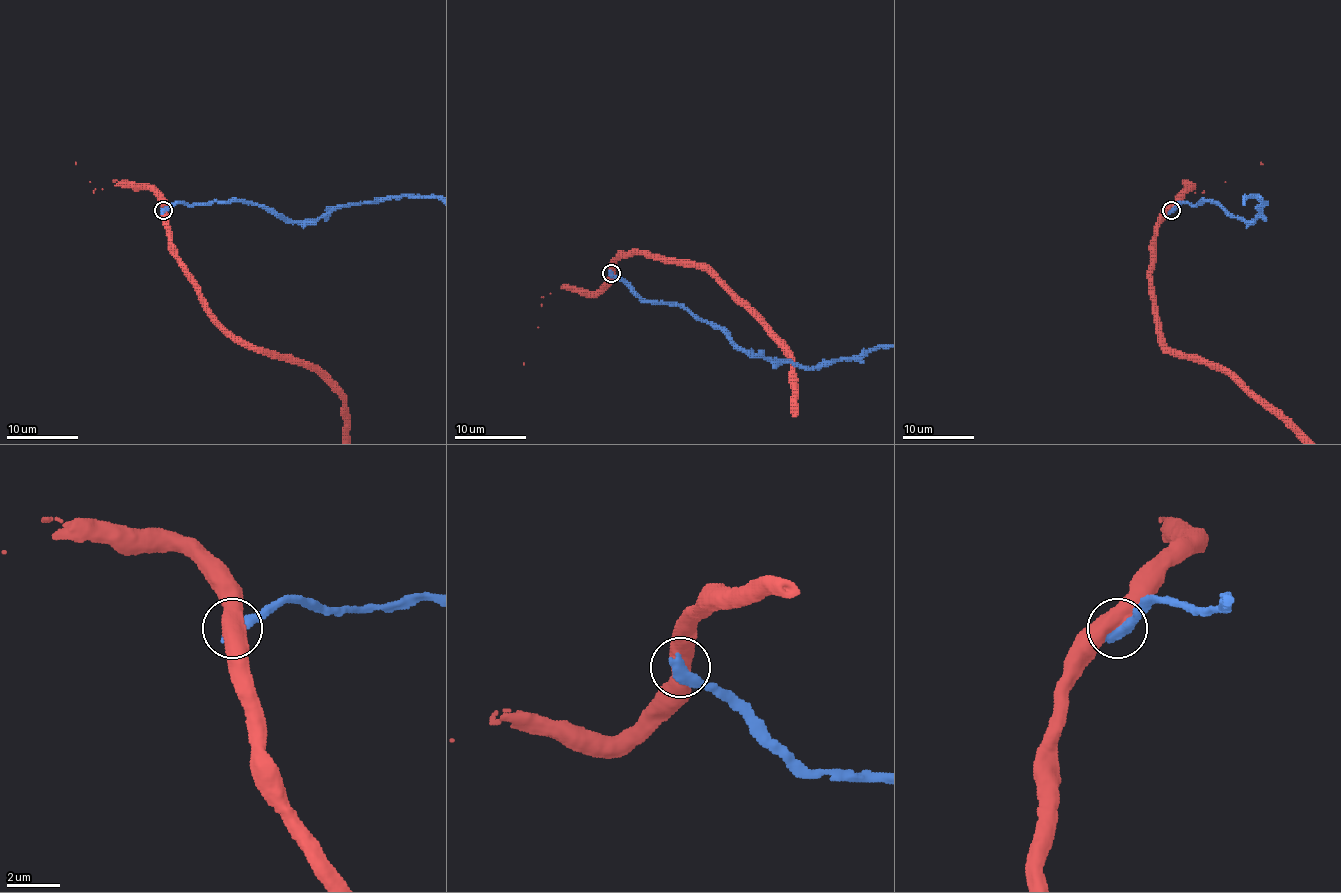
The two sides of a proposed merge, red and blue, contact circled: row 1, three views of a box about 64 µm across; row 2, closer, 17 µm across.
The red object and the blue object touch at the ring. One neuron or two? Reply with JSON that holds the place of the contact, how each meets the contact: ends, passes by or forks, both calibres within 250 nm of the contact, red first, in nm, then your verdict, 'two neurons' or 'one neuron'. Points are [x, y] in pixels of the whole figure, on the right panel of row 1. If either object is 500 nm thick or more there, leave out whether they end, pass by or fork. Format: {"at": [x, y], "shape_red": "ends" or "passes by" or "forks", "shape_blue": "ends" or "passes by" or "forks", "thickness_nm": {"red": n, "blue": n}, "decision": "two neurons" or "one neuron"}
{"at": [1171, 210], "thickness_nm": {"red": 550, "blue": 550}, "decision": "two neurons"}

